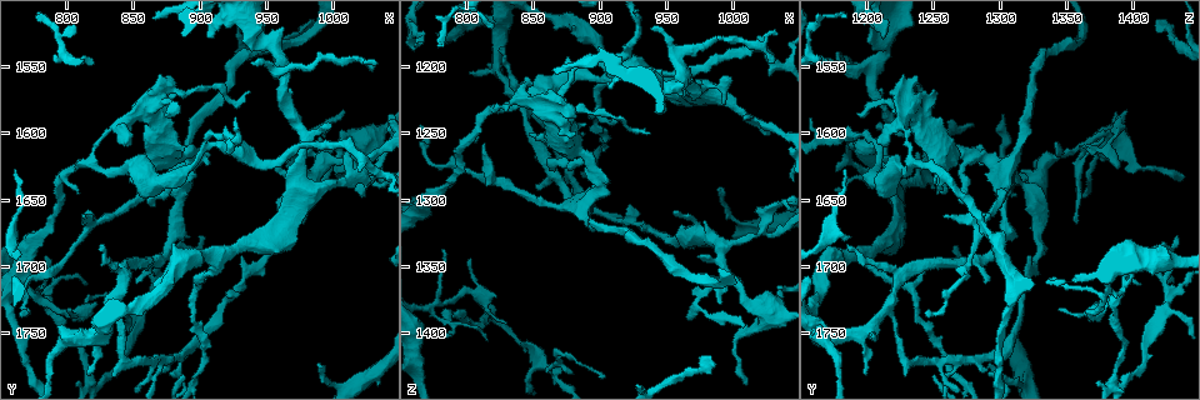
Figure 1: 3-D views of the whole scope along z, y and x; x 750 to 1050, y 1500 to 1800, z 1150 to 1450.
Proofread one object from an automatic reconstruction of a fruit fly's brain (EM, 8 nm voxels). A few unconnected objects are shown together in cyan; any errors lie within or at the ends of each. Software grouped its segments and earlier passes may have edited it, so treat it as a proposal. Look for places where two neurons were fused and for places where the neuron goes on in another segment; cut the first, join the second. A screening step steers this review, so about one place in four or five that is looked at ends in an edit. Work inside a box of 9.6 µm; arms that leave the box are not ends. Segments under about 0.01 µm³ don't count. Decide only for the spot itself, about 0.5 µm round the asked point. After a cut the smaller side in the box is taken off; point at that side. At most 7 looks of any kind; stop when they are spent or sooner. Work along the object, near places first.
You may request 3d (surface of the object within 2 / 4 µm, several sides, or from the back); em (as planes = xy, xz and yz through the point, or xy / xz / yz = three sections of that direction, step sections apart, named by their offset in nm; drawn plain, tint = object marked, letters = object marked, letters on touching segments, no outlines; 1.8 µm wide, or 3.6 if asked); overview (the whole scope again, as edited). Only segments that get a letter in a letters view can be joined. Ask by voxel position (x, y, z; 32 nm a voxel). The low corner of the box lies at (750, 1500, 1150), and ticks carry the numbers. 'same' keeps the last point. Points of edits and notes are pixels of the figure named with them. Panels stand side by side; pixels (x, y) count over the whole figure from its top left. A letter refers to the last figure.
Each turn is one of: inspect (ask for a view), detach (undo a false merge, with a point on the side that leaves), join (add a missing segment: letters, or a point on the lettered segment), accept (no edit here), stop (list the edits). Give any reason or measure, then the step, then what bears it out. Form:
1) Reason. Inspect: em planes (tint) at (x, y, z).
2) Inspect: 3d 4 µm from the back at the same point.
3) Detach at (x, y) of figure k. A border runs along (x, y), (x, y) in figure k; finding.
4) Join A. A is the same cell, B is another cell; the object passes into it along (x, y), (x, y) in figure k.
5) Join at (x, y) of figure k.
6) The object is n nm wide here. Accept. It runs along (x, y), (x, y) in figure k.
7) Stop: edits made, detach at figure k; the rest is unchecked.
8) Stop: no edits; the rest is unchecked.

Abrupt turn. Inspect: 3d 4 µm from the back at (770, 1710, 1272).

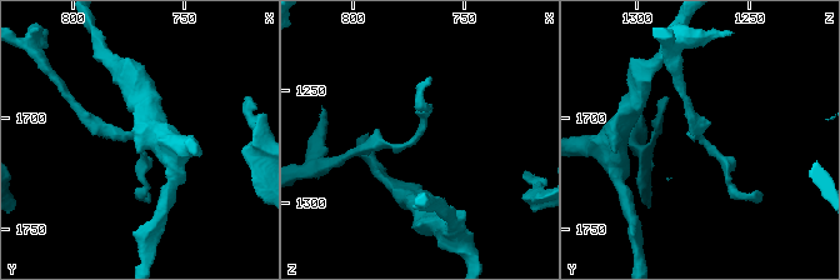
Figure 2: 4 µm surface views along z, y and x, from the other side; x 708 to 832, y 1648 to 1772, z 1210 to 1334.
Inspect: em xz step 4 (tint) at (771, 1709, 1270).

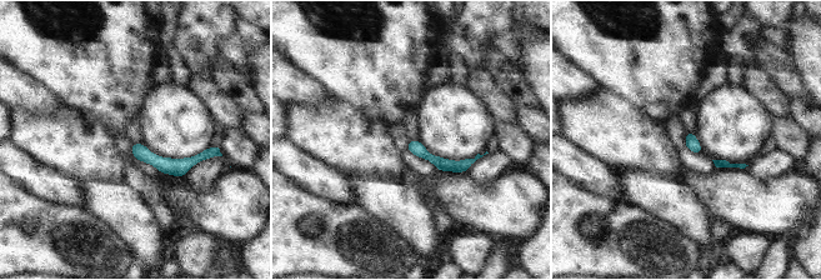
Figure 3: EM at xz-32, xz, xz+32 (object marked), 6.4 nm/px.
Cut it another way. Inspect: em planes (letters) at the same point.

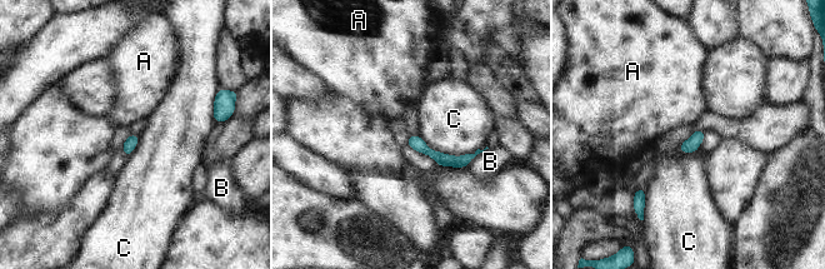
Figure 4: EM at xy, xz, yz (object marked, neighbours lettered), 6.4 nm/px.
The object is 80 nm wide here. Accept. A, B and C are other cells; it runs along (411, 139), (441, 159), (469, 157) in figure 4; all the same neuron.

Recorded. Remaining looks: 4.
Sudden change in width. Inspect: 3d 4 µm at (844, 1594, 1228).

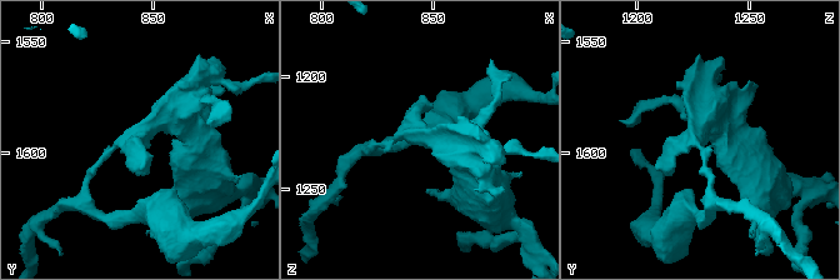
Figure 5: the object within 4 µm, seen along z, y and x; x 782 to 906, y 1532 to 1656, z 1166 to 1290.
3 arms meet here; need the tissue. Inspect: em xy step 8 (plain) at (845, 1592, 1228).

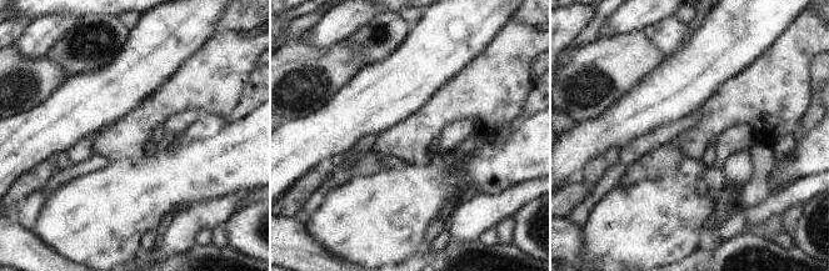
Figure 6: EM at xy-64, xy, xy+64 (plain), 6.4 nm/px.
See the neighbours. Inspect: em xy step 8 (letters) at the same point.

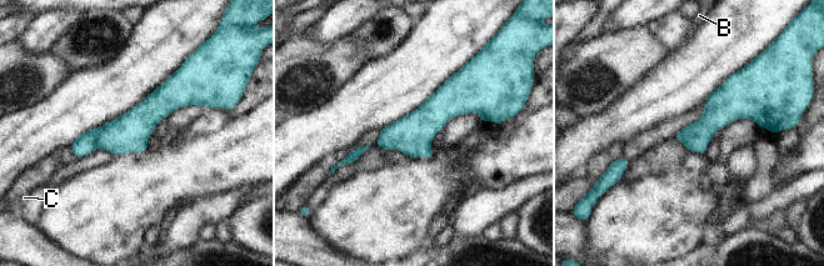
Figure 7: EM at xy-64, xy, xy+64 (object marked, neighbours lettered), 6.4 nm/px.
Detach at (85, 144) of figure 7. B and C are other cells; a border runs along (103, 125), (95, 139), (96, 146) in figure 7; a second neuron is stuck on.

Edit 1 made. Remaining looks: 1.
Stop: edits made, detach at figure 7; the rest is unchecked.

